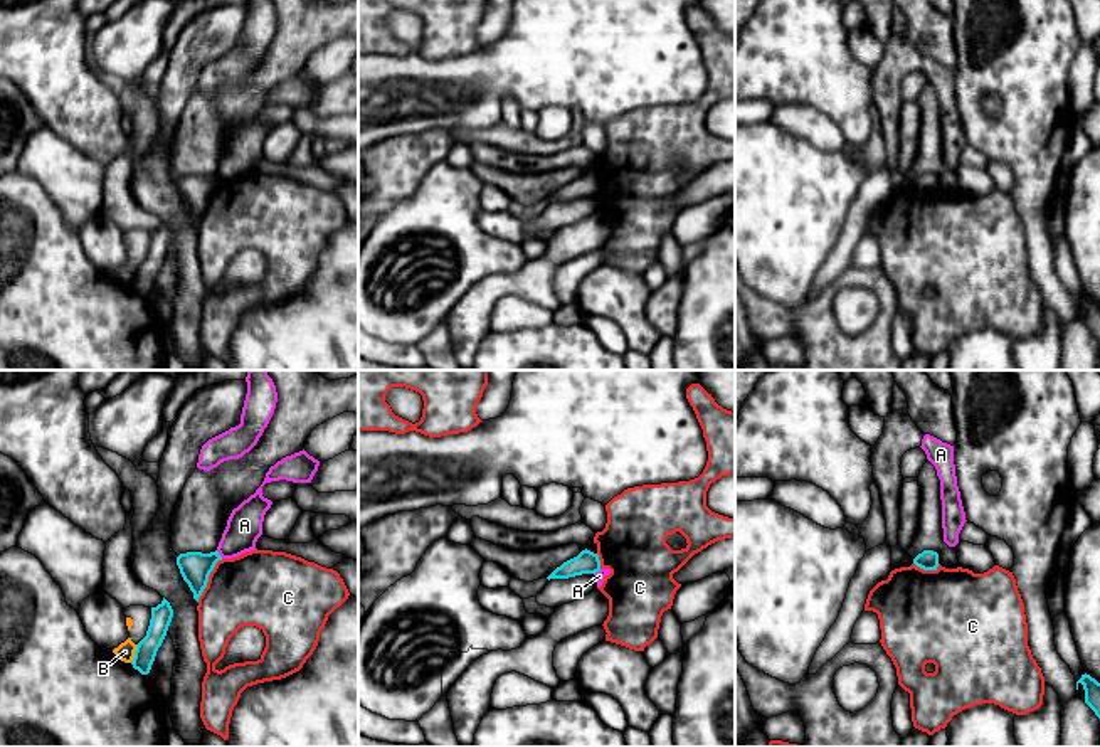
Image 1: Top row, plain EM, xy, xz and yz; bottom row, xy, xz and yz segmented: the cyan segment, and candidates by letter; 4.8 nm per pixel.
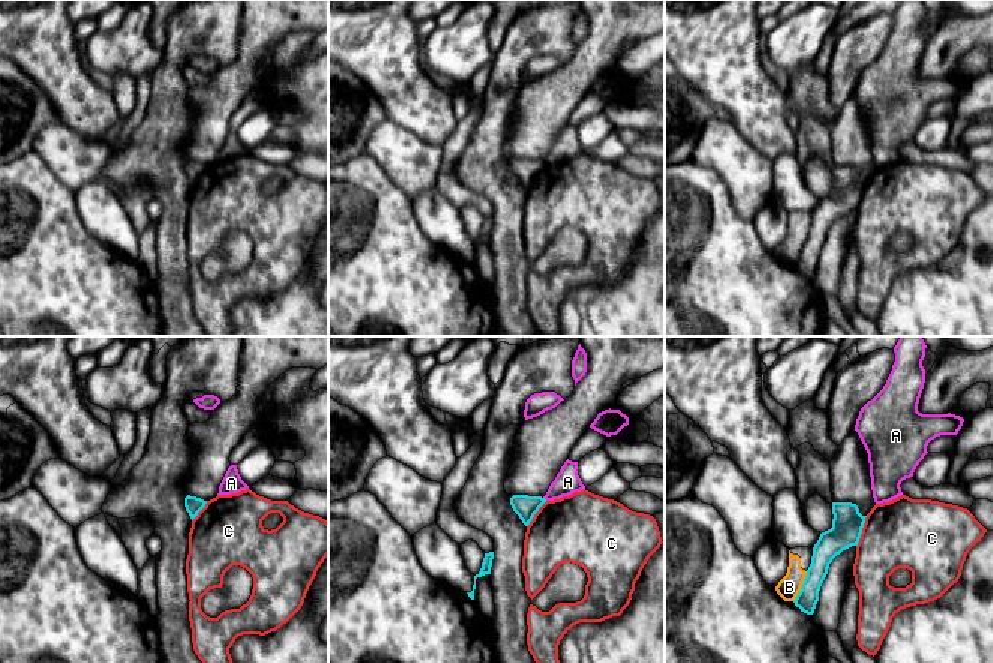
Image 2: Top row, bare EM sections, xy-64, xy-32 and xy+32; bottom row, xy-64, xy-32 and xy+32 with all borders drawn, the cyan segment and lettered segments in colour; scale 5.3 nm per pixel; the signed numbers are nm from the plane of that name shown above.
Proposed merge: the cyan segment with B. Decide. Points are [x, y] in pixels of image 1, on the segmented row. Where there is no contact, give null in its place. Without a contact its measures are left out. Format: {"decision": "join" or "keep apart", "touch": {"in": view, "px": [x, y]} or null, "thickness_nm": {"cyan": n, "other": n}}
{"decision": "keep apart", "touch": {"in": "xy", "px": [135, 653]}, "thickness_nm": {"cyan": 100, "other": 90}}

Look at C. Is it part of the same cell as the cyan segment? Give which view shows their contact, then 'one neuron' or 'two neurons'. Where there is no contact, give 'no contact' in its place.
contact in xy; two neurons

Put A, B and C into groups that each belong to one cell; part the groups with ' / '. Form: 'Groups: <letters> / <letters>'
Groups: A B / C

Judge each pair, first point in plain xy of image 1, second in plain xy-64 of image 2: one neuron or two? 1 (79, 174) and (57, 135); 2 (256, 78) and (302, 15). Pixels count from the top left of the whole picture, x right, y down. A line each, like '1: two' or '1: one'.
1: one
2: one

